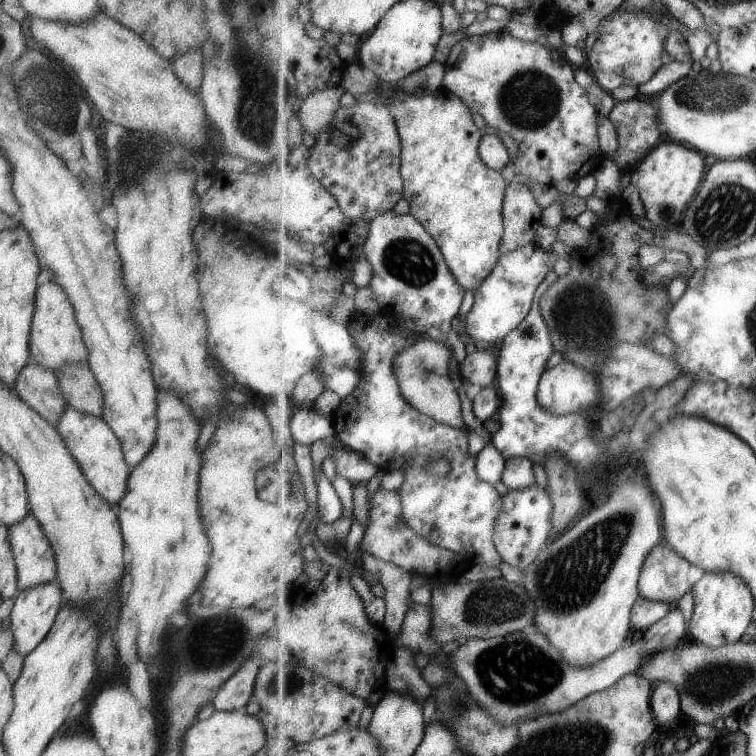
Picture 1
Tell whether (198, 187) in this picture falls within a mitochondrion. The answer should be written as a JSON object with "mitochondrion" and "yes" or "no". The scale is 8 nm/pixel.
{"mitochondrion":"no"}

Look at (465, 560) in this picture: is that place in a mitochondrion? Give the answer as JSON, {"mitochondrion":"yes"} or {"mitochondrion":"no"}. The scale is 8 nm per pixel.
{"mitochondrion":"no"}

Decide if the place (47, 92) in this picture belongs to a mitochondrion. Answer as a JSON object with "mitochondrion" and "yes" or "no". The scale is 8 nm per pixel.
{"mitochondrion":"yes"}

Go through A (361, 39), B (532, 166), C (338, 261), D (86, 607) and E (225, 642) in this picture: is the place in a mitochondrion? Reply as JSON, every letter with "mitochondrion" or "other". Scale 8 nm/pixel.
{"A":"other","B":"other","C":"other","D":"other","E":"mitochondrion"}

